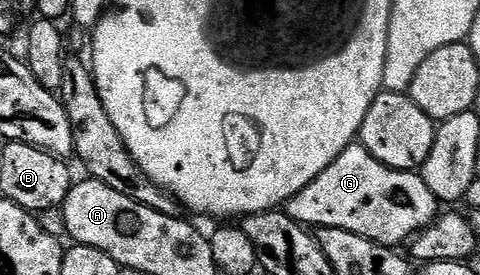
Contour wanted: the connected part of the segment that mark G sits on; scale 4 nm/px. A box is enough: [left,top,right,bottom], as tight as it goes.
[286,144,438,248]

